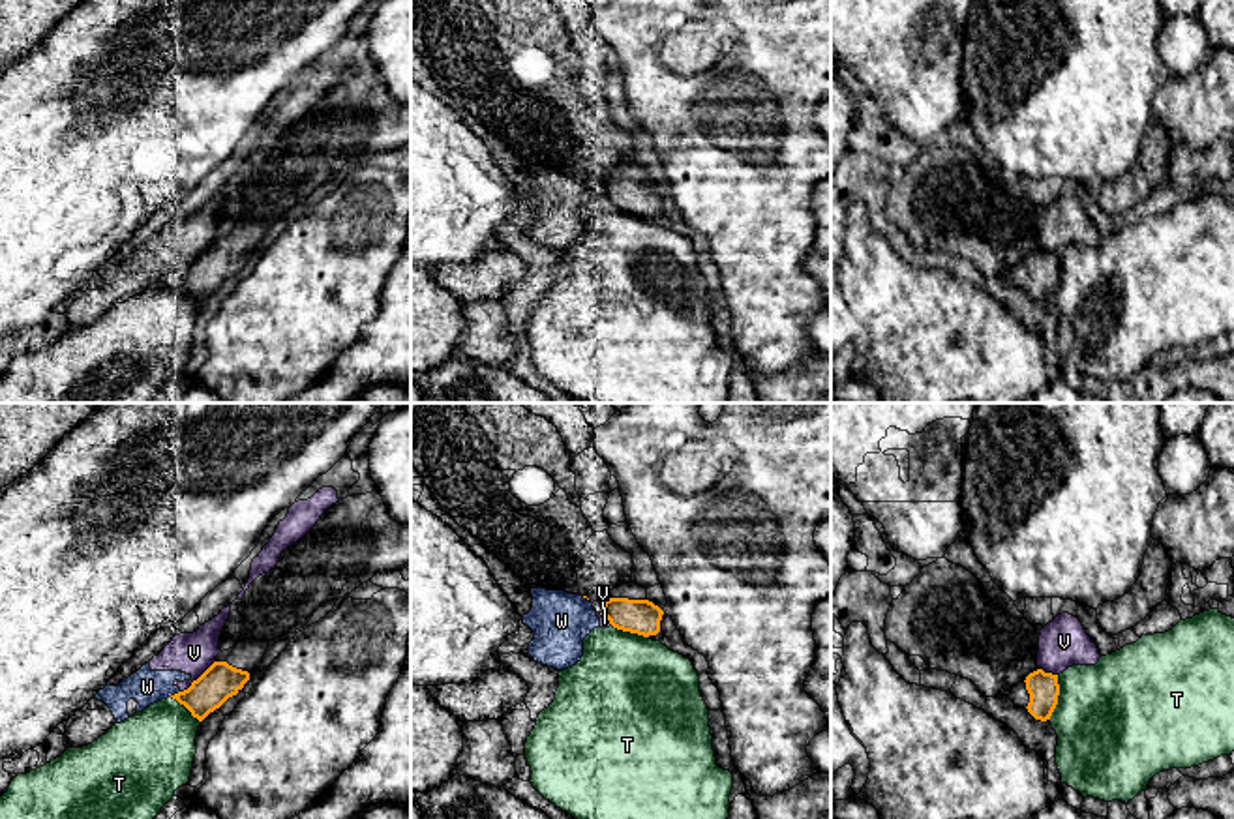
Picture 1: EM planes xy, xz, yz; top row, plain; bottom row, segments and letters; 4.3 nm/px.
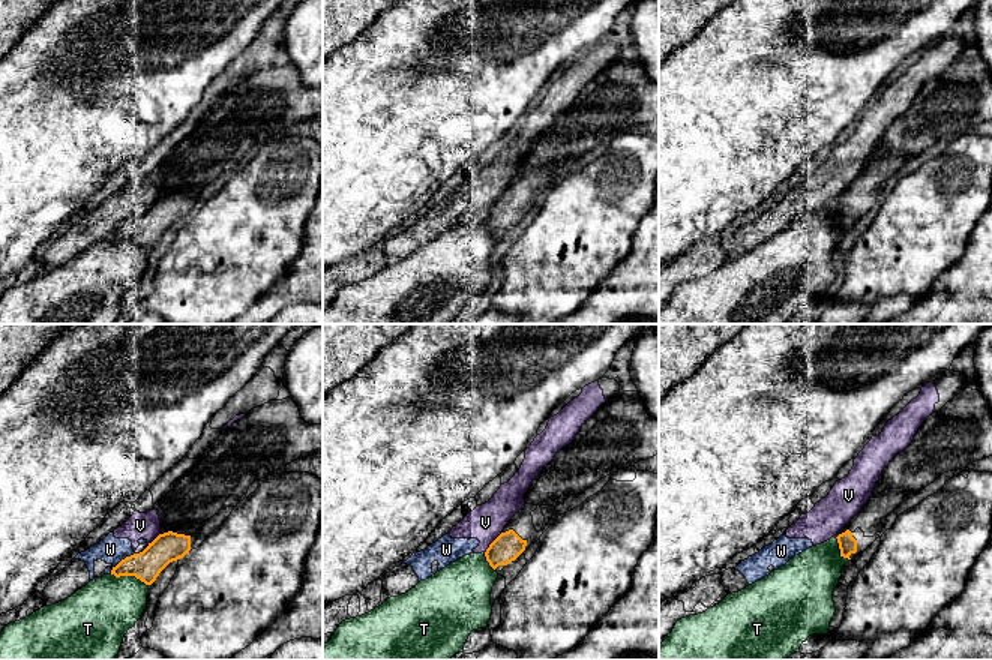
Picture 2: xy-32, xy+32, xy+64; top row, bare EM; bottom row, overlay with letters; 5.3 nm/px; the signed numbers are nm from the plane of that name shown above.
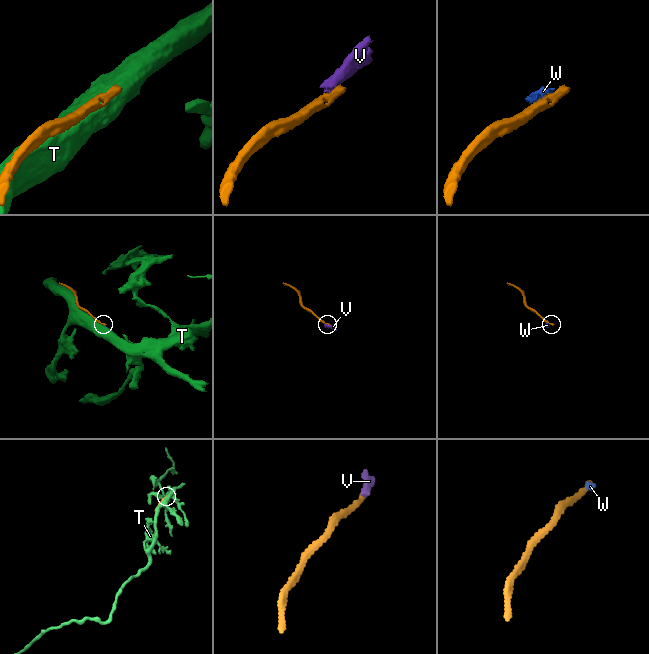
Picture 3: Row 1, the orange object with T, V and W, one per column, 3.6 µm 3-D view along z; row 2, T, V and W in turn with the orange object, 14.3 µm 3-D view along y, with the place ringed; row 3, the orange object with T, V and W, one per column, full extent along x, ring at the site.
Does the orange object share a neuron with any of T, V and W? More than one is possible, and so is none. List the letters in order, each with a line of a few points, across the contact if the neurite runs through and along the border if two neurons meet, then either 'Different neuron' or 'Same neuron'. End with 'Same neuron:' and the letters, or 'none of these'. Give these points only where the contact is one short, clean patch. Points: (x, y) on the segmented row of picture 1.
T: Different neuron
V: Different neuron
W: Different neuron
Same neuron: none of these

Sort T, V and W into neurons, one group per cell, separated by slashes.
T / V W

